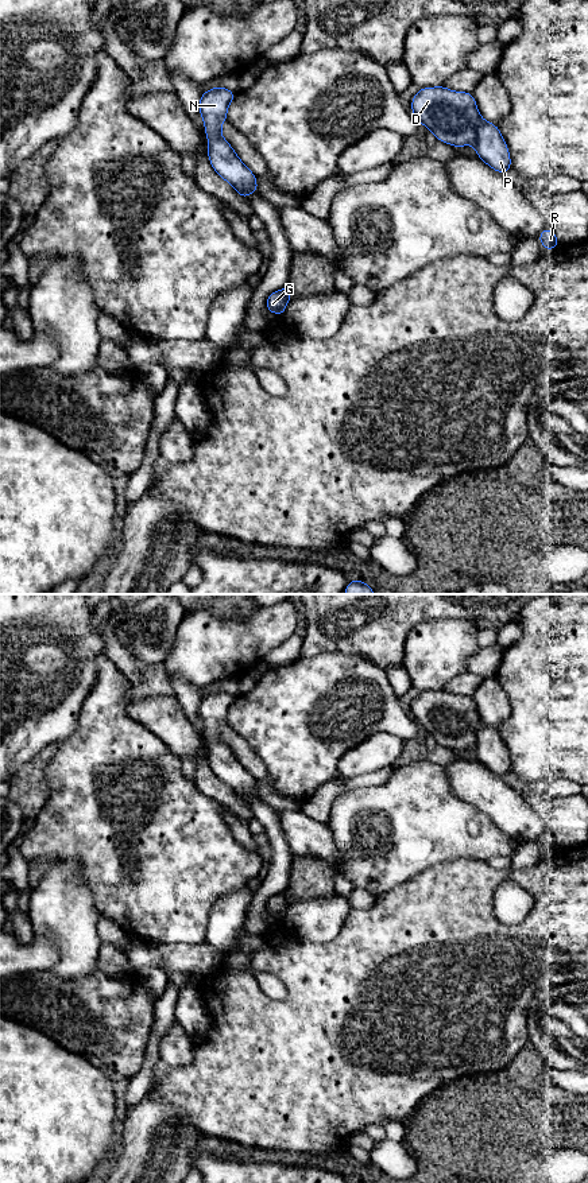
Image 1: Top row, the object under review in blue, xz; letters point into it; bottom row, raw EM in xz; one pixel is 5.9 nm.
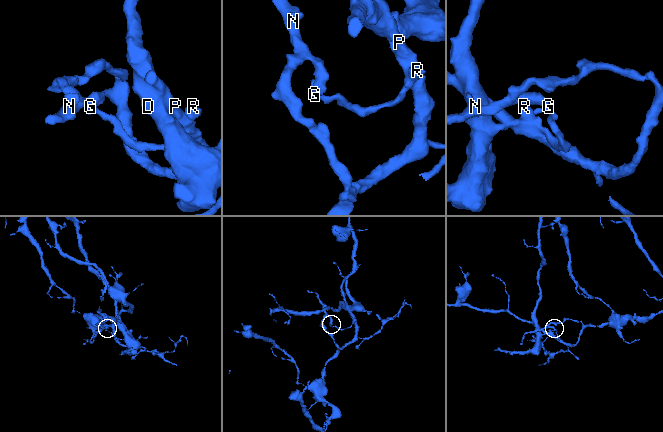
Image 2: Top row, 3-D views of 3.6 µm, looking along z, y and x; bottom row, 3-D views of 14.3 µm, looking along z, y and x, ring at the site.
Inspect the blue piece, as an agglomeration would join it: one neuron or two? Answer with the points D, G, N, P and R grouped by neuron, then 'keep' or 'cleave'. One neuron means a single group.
D G R / N P; cleave

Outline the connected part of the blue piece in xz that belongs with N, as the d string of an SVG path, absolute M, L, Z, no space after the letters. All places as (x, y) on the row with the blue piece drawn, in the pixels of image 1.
M223 86L212 88L201 93L198 112L208 137L210 166L239 195L248 199L251 193L259 193L256 177L221 135L221 124L228 121L227 112L236 94Z

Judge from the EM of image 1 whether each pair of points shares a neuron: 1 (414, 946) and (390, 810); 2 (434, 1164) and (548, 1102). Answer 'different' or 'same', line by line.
1: different
2: same

